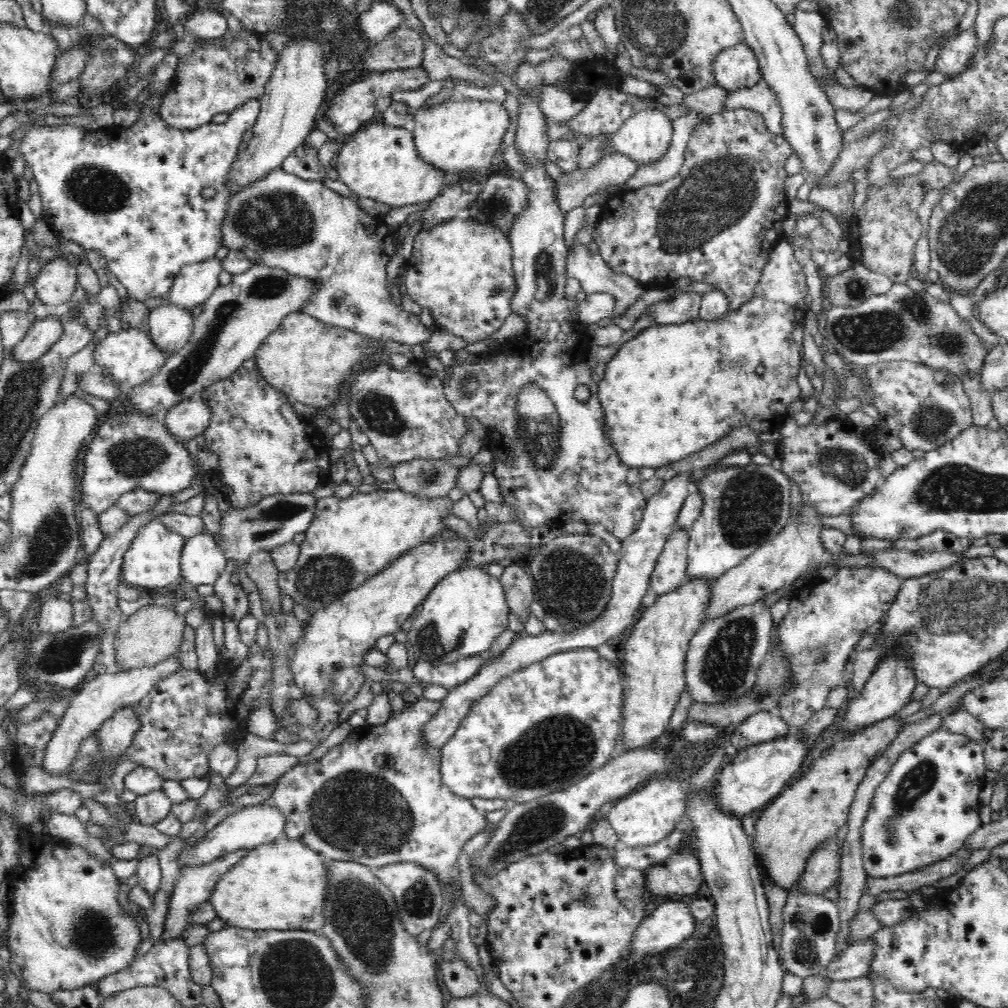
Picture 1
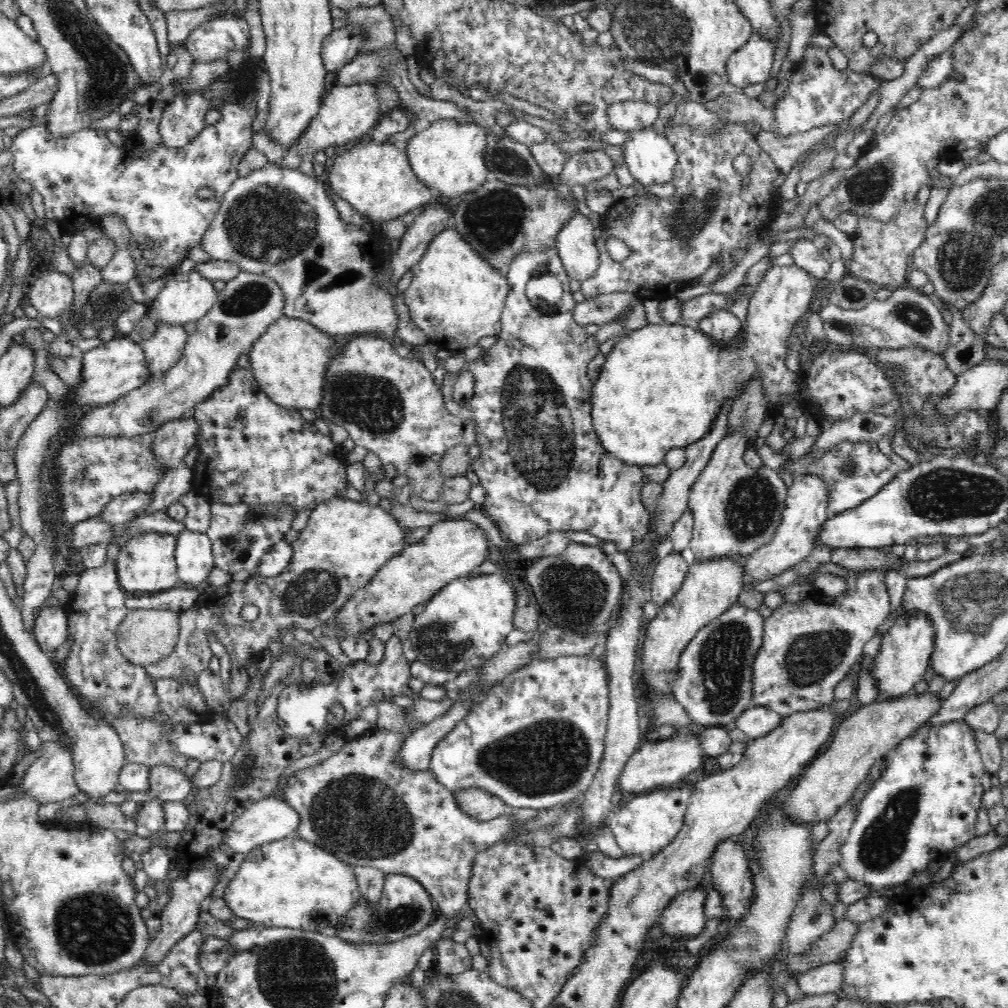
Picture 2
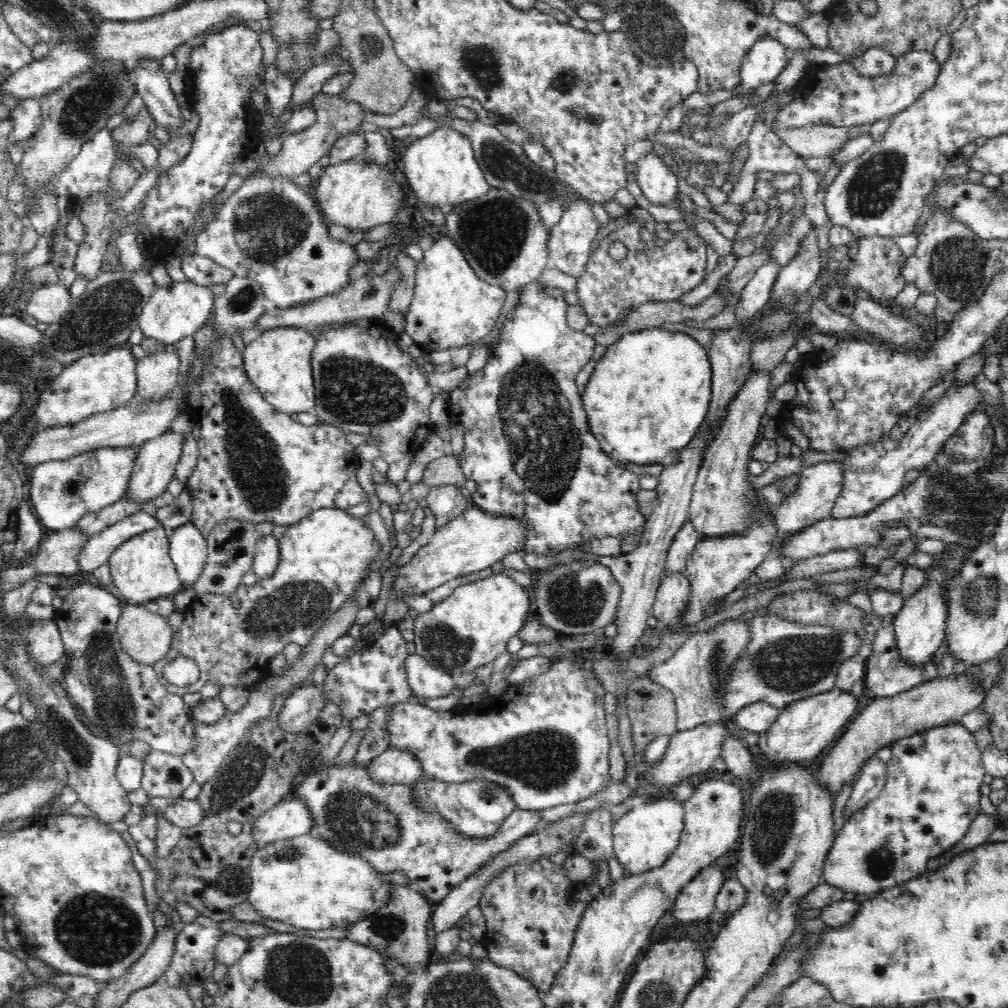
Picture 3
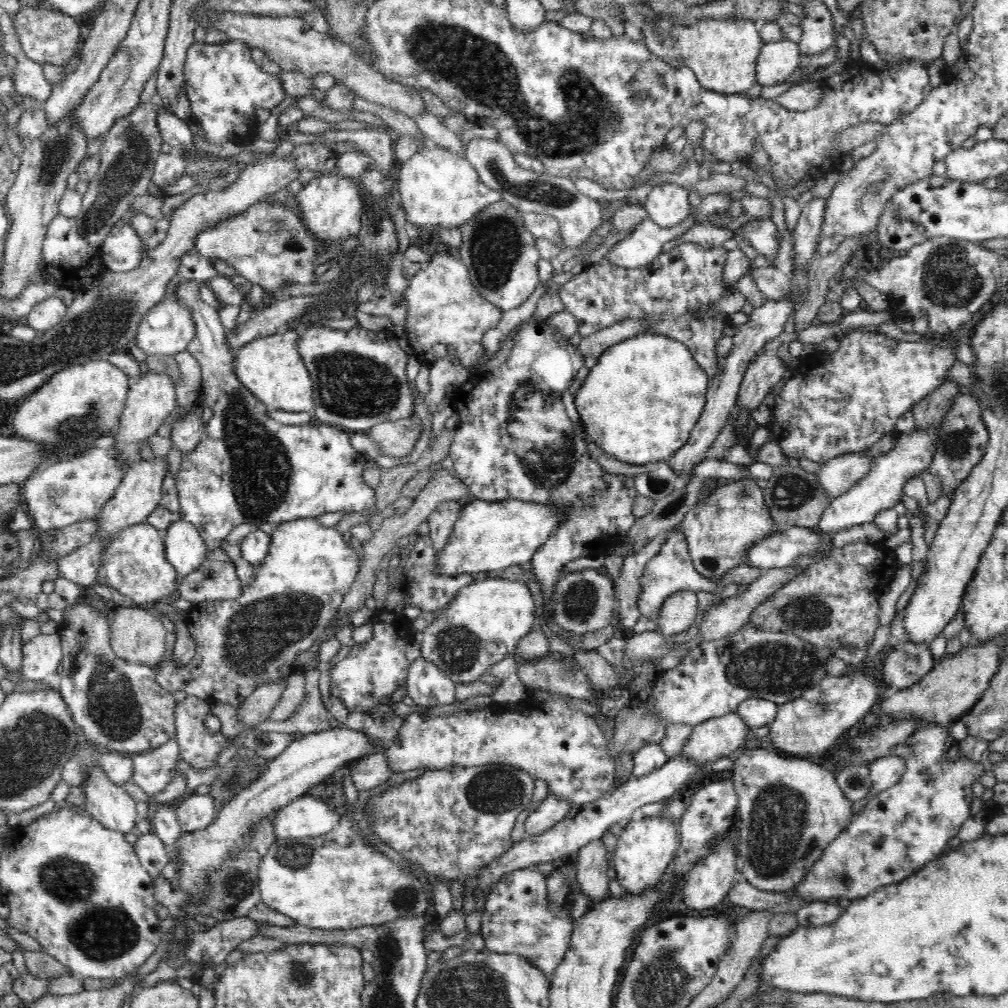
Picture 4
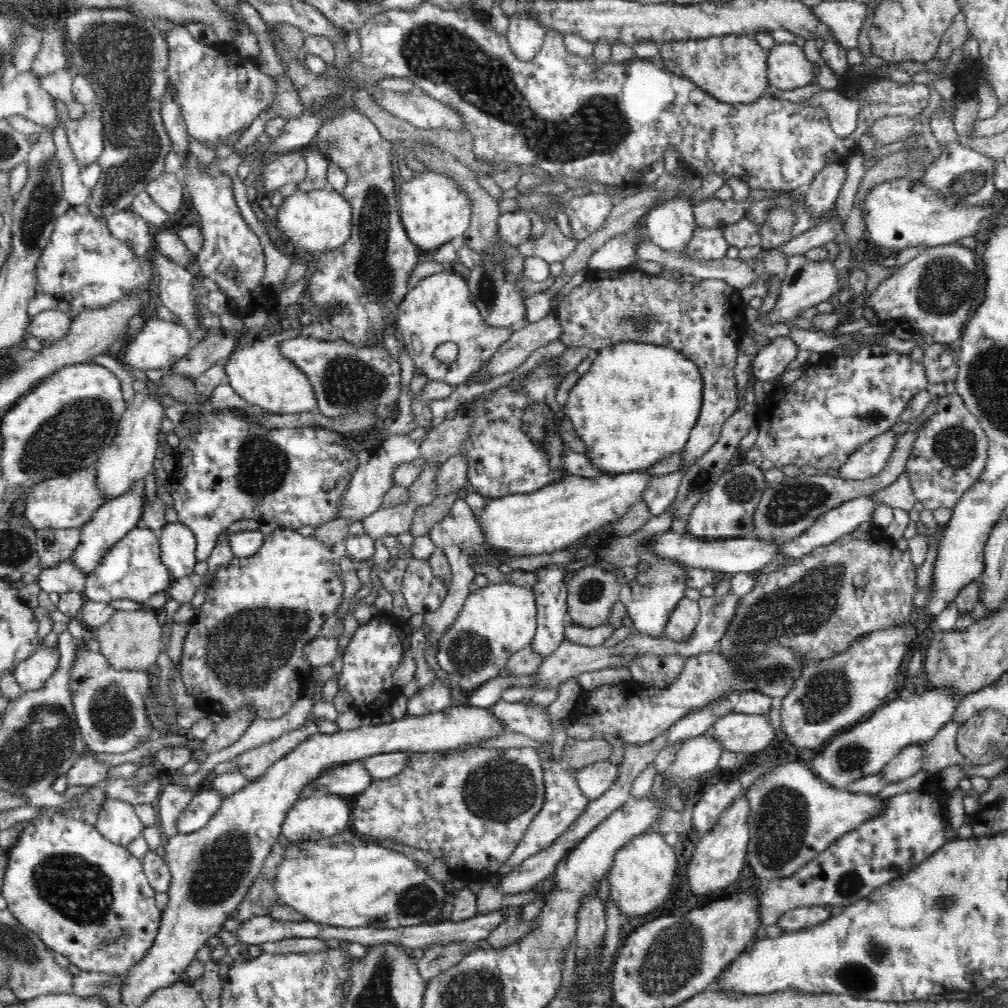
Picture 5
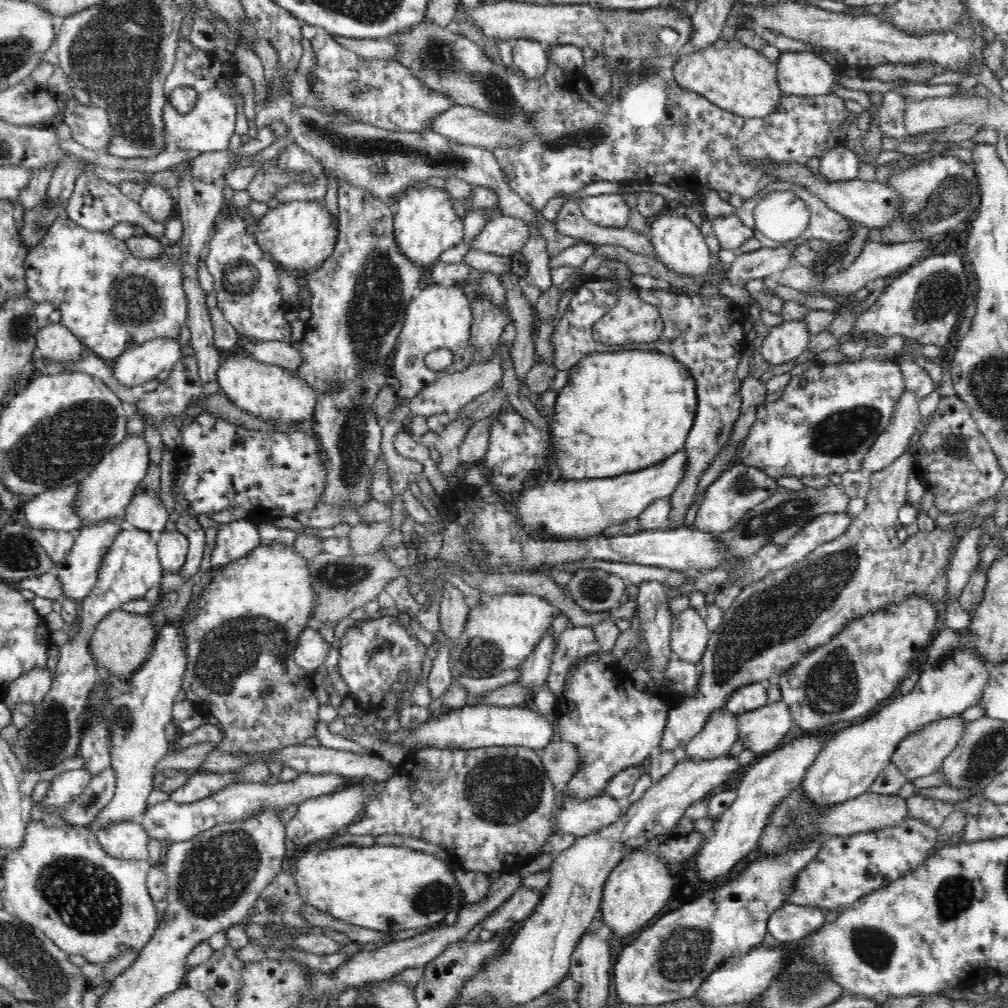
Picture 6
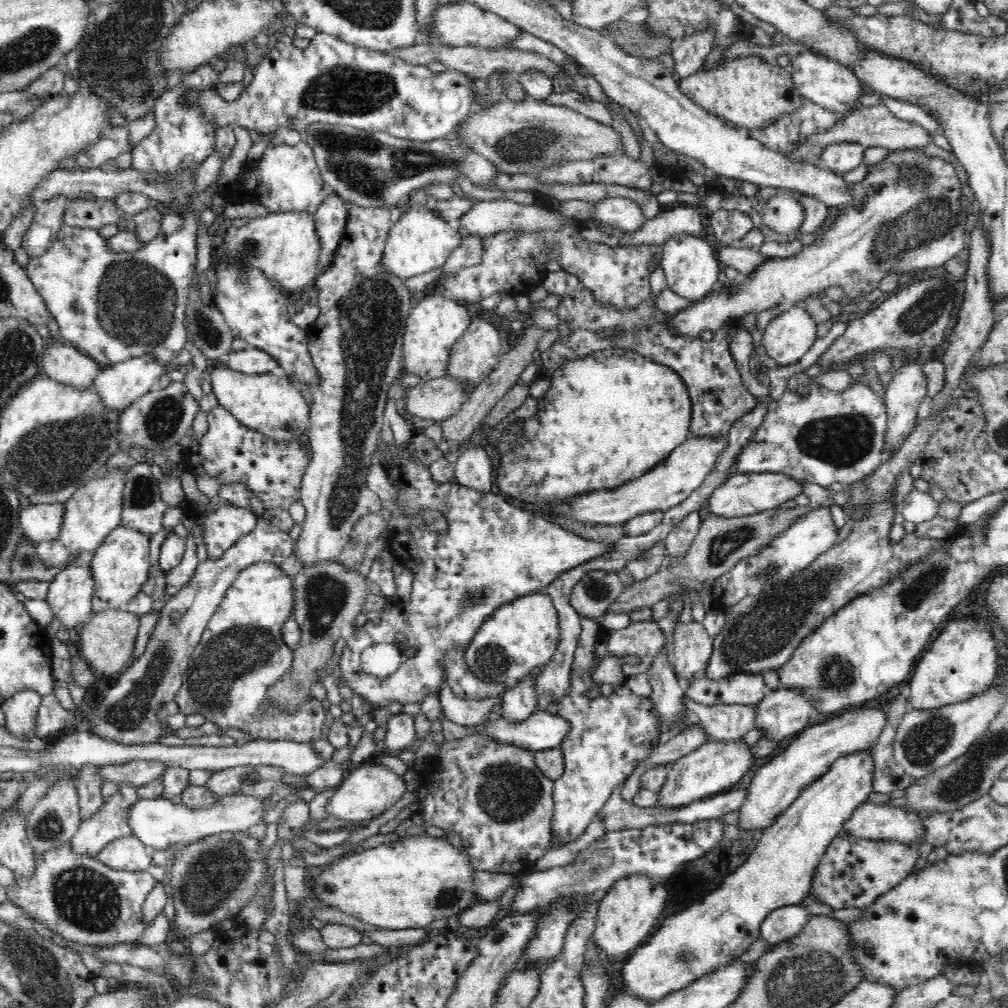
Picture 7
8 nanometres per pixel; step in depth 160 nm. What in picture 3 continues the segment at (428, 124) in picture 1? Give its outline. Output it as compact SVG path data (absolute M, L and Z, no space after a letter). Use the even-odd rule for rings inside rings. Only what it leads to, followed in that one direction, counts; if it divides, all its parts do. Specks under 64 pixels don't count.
M438 127L429 135L416 139L409 148L402 151L402 154L403 172L418 207L421 204L437 207L448 214L454 207L483 197L491 189L474 157L470 139L461 132Z

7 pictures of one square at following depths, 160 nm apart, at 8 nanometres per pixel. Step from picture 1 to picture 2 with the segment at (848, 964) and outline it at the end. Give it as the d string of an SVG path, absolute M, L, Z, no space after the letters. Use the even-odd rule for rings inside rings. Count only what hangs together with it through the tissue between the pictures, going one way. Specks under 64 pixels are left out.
M837 961L834 964L814 968L800 976L797 982L804 998L838 993L843 982L843 962Z

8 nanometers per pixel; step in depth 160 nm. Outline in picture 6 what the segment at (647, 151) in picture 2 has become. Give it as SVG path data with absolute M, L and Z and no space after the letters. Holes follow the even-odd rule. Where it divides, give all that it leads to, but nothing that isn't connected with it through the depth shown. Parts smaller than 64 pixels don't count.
M673 212L661 216L651 225L651 236L655 255L670 272L690 277L703 277L710 273L713 266L712 253L701 228L696 227L688 217L678 217Z

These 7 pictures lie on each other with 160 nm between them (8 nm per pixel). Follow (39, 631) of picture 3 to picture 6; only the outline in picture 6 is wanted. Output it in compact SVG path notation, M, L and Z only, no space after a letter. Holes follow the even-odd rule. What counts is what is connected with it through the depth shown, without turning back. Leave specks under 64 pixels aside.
M48 669L31 670L10 684L4 700L5 705L9 710L18 705L33 704L36 706L44 700L52 683L53 677Z

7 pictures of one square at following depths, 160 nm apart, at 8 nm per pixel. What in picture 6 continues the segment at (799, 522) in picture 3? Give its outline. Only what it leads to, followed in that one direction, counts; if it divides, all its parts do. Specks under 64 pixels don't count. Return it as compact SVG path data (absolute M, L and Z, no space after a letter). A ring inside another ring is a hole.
M904 388L900 398L894 402L892 418L886 430L877 436L870 454L864 460L863 473L879 472L895 462L909 446L920 423L919 398L909 388Z

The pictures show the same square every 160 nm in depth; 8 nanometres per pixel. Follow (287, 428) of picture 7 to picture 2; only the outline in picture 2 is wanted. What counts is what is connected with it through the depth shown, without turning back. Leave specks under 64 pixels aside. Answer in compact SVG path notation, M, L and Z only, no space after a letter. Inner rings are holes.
M280 317L273 322L265 331L256 339L249 350L249 361L256 382L260 383L260 388L272 399L276 405L284 407L284 409L316 410L320 406L322 400L322 386L324 386L324 372L328 366L328 360L332 356L330 348L336 342L331 335L316 329L312 324L300 320L290 319L289 317Z

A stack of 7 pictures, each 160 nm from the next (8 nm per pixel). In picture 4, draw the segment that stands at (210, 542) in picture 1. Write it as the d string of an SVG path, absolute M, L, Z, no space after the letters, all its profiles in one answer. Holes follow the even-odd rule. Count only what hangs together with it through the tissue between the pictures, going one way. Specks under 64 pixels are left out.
M181 519L166 530L164 538L166 558L176 569L180 583L206 560L209 550L196 526Z

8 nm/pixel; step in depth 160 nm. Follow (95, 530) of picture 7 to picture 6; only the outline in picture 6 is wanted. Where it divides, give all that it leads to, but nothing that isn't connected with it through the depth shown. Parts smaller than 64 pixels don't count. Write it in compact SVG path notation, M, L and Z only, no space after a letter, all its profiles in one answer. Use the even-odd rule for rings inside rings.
M127 436L111 454L104 455L102 462L94 468L79 486L75 499L76 515L81 519L81 528L76 533L81 533L84 528L100 526L118 518L130 505L139 483L146 477L149 468L149 449L143 437Z

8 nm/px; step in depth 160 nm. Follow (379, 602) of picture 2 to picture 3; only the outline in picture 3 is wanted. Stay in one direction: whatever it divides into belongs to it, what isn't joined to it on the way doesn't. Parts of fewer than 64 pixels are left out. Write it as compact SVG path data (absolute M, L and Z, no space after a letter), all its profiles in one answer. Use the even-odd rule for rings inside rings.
M471 505L463 514L437 530L432 541L419 549L408 565L401 567L392 594L400 599L405 595L423 594L443 586L449 580L486 570L508 554L525 553L523 548L528 532L528 521L492 515L483 508Z

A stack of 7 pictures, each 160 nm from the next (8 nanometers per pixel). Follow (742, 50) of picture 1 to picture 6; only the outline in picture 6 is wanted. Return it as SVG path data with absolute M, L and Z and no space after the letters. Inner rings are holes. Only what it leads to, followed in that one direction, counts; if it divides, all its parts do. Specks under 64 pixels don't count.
M811 49L804 52L784 52L777 64L777 79L780 90L784 96L794 95L799 97L824 96L834 94L833 88L839 85L841 70L830 65L826 60L814 53Z

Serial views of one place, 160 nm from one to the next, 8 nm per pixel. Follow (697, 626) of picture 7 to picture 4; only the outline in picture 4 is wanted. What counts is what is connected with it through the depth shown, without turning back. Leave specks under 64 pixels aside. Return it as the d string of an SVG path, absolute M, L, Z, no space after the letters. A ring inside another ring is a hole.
M684 590L672 594L656 618L656 630L666 636L686 632L696 622L698 600L696 591Z

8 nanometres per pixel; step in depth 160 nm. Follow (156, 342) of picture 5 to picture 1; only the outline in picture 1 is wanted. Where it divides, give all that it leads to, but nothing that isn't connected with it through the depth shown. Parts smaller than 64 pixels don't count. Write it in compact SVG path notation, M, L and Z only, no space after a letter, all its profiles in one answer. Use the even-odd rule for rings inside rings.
M216 258L184 266L176 273L165 302L178 305L190 312L197 306L202 306L219 285L220 270L221 261Z

